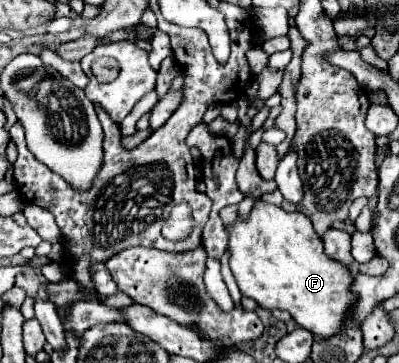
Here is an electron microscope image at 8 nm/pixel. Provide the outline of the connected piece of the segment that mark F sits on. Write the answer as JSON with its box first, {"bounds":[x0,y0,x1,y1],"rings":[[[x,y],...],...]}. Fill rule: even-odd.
{"bounds":[225,201,353,337],"rings":[[[257,201],[249,213],[247,219],[241,219],[237,215],[235,223],[225,227],[229,231],[229,267],[237,279],[237,285],[245,297],[251,297],[257,301],[261,309],[273,311],[283,309],[289,311],[291,317],[305,329],[309,329],[313,335],[331,337],[339,333],[345,315],[353,303],[353,293],[349,291],[349,285],[353,281],[349,269],[325,255],[323,239],[313,231],[311,221],[307,215],[299,211],[285,211],[277,205]]]}

